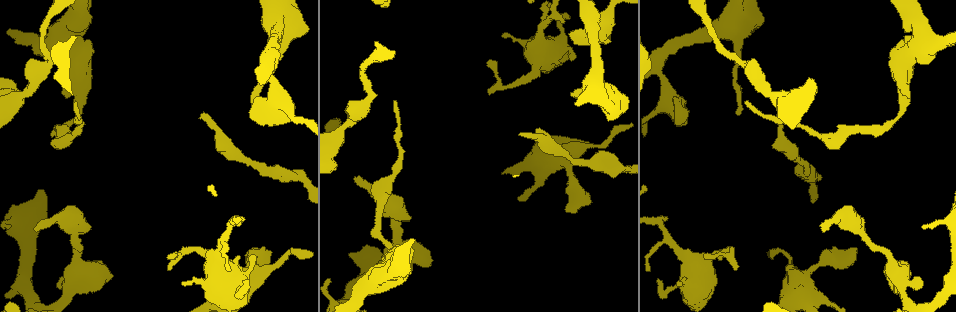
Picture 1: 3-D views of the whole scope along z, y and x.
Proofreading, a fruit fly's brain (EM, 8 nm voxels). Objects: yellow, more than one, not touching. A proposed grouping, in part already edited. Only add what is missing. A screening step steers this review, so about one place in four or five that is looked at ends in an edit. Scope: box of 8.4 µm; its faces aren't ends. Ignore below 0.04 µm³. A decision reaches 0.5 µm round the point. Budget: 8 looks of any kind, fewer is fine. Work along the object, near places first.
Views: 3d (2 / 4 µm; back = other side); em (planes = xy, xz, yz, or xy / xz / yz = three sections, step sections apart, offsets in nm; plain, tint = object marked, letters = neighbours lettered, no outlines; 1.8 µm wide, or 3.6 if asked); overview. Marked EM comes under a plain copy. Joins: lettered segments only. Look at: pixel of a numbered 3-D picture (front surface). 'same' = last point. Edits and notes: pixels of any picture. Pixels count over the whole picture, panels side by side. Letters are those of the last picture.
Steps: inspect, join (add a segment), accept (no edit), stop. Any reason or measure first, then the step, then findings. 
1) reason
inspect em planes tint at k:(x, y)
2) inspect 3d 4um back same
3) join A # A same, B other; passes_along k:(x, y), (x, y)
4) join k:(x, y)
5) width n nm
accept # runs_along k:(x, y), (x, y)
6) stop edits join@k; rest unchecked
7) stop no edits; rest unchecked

an open end
inspect 3d 4um at 1:(573, 212)

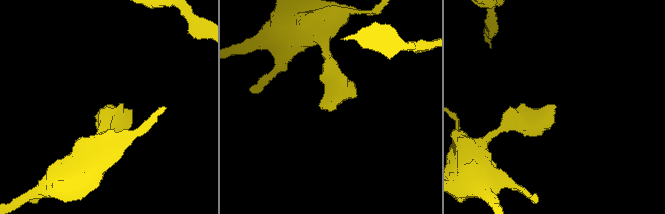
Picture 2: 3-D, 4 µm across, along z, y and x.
inspect em xy step 16 letters at 2:(328, 110)

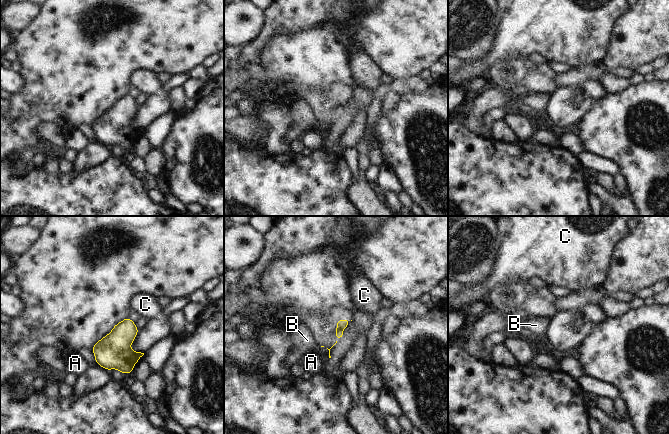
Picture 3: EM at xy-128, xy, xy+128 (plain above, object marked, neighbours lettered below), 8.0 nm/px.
longest_contact B 130 nm
accept # A other, B other, C other; no lettered segment goes on from it

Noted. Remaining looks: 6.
free end
inspect em planes letters at 1:(737, 269)

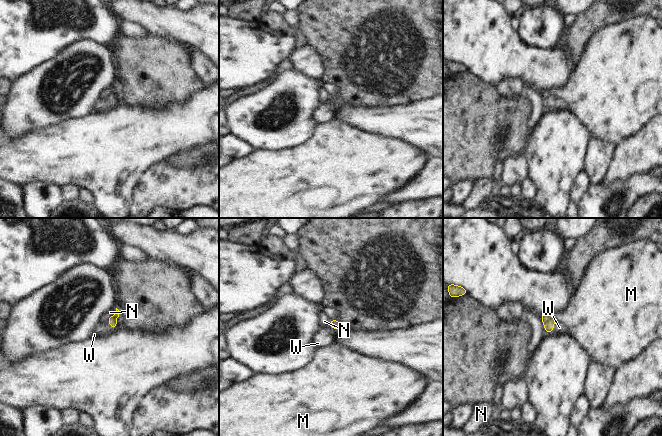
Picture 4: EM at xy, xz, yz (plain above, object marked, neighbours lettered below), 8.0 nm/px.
longest_contact N 140 nm
join W # M other, N other, W same; the neuron continues

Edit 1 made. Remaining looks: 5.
thin end
inspect 3d 4um at 1:(395, 100)

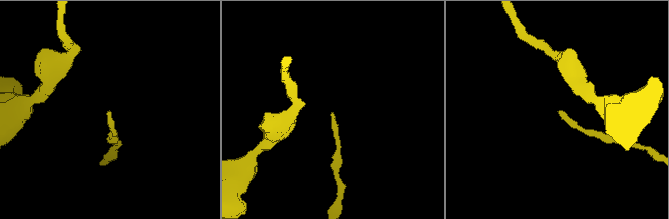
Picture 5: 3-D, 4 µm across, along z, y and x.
need the tissue
inspect em yz step 8 letters at 5:(109, 111)

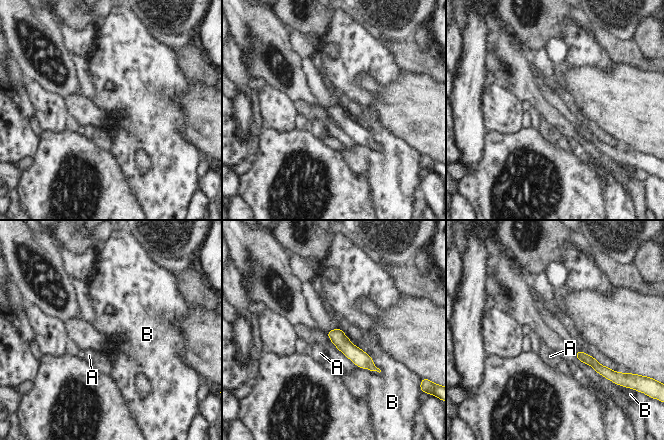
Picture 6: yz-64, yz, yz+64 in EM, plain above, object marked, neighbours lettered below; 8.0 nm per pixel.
another direction
inspect em planes letters same

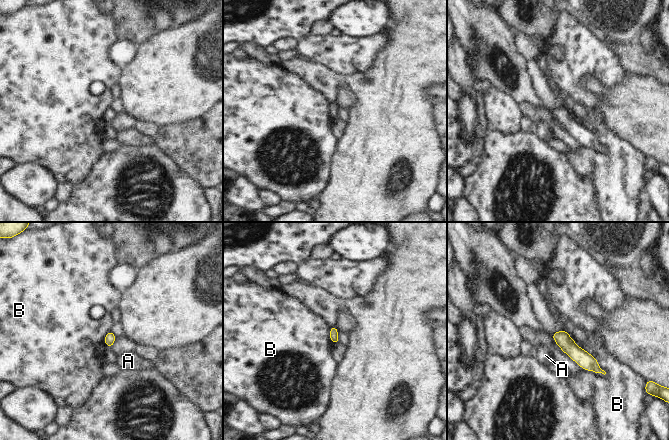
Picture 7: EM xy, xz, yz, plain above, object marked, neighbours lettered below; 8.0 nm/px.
accept # A other, B other; border 7:(581, 367), (595, 372), (606, 373); none of them fits

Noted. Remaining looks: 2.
stop edits join@4; rest unchecked

